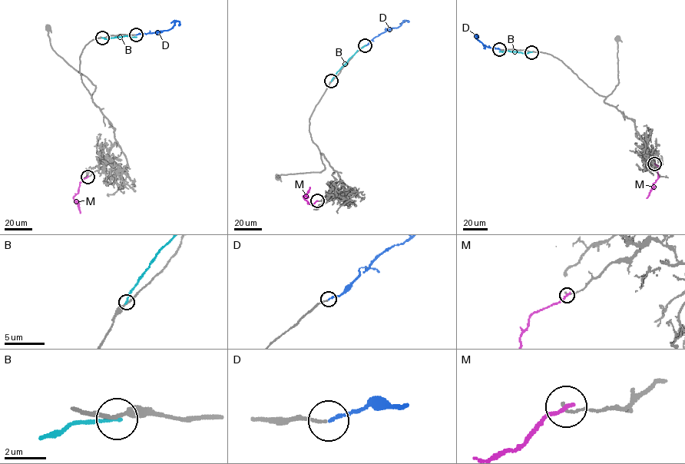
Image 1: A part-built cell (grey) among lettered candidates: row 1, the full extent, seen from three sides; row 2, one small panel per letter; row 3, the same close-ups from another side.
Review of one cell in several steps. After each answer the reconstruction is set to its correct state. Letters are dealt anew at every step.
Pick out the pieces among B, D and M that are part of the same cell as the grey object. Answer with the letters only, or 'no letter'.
D

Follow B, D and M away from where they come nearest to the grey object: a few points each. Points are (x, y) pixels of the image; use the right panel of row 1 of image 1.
B: (531, 51), (499, 51)
D: (500, 49), (484, 45), (478, 38)
M: (655, 164), (658, 167), (658, 178), (646, 198)

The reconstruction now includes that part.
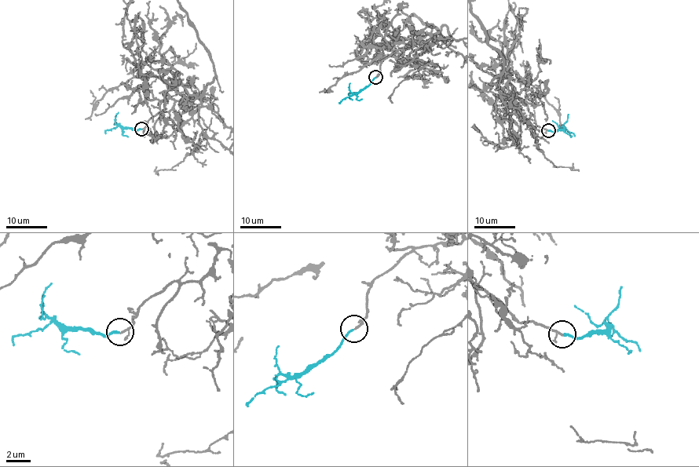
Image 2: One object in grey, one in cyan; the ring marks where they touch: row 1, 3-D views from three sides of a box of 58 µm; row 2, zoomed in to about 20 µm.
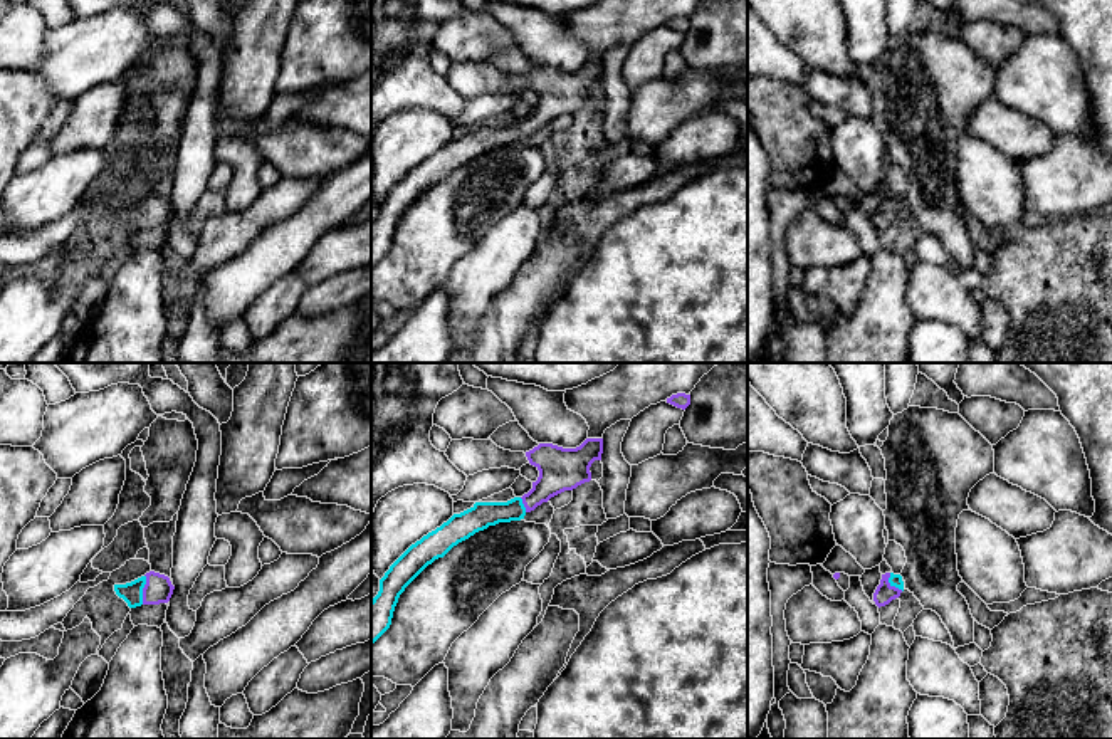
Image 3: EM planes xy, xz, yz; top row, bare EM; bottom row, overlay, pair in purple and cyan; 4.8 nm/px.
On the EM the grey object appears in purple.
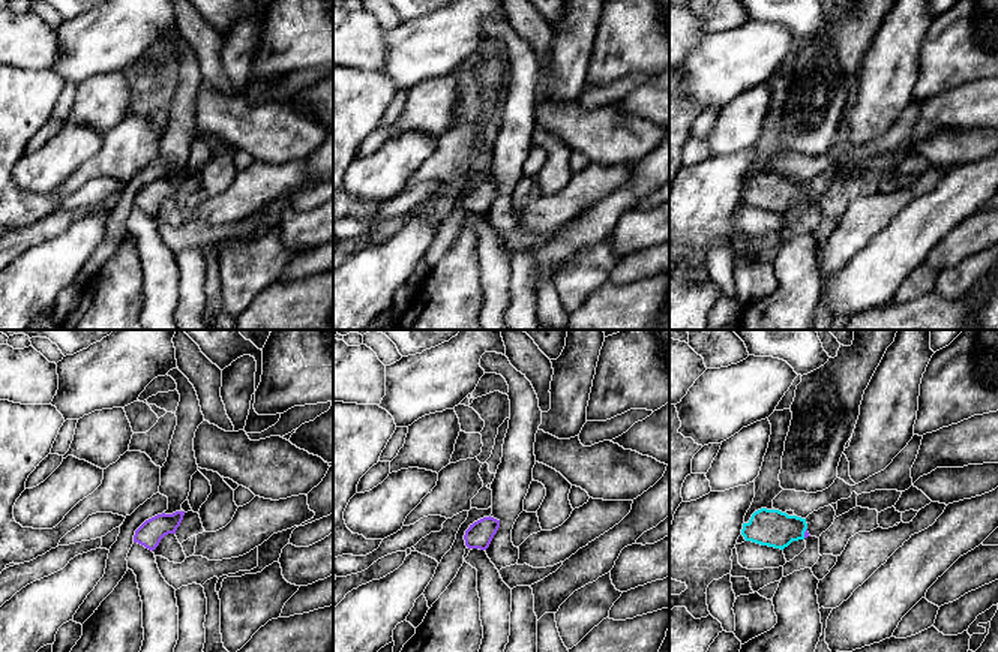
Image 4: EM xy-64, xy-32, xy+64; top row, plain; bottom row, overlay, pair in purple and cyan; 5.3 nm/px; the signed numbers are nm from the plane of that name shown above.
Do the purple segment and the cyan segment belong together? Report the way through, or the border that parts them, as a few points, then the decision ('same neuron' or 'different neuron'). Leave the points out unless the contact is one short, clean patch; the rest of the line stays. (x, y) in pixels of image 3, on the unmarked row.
way xy (158, 212), (143, 214), (131, 217); same neuron

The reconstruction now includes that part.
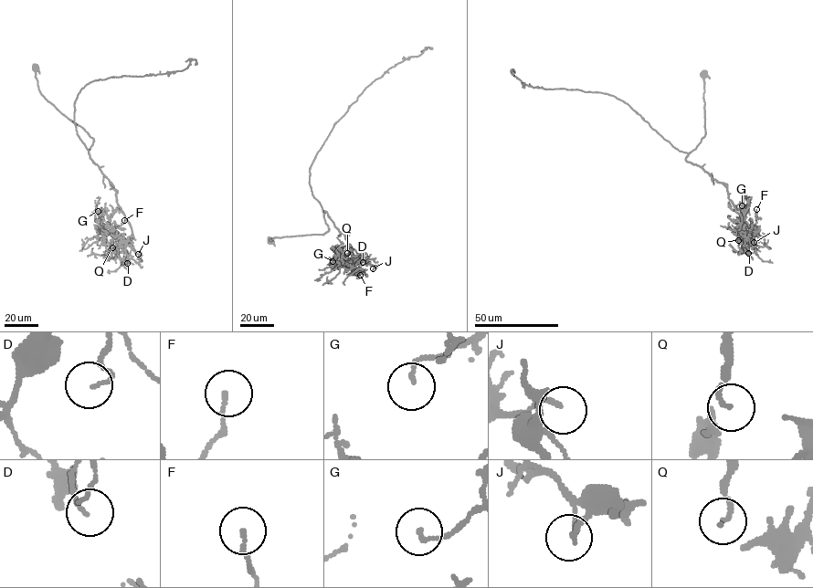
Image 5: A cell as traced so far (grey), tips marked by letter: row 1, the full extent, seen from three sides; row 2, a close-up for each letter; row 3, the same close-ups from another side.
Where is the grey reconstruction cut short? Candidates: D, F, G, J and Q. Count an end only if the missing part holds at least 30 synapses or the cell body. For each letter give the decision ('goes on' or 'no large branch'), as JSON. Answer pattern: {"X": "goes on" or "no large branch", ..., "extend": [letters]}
{"D": "no large branch", "F": "no large branch", "G": "no large branch", "J": "no large branch", "Q": "goes on", "extend": ["Q"]}

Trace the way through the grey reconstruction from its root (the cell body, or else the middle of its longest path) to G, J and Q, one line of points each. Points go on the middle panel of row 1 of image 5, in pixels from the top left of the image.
G: (270, 240), (324, 234), (325, 211), (351, 248), (367, 256), (337, 260), (338, 256), (332, 261)
J: (270, 240), (324, 234), (329, 229), (325, 211), (351, 248), (366, 259), (365, 253), (362, 257), (373, 268)
Q: (270, 240), (324, 234), (329, 229), (325, 211), (351, 248), (367, 258), (365, 253), (351, 261), (347, 253)

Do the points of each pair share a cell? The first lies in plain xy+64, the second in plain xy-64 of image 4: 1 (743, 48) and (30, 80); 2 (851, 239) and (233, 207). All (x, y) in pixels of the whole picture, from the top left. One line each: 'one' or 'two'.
1: two
2: one

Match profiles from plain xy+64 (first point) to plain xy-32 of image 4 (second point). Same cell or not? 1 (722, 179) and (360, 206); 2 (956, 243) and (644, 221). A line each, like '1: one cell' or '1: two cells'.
1: two cells
2: one cell

